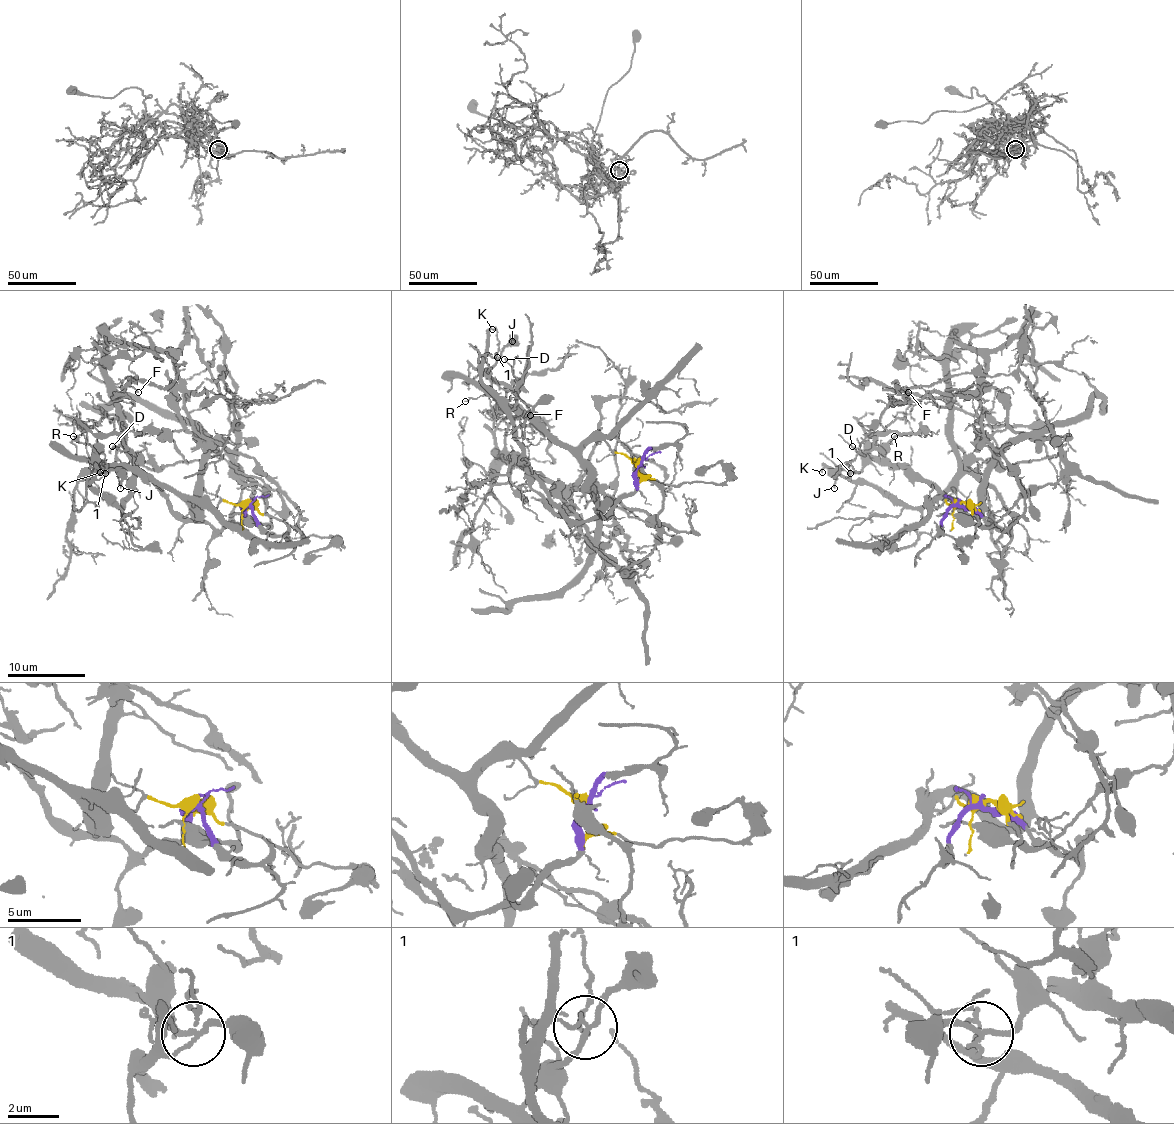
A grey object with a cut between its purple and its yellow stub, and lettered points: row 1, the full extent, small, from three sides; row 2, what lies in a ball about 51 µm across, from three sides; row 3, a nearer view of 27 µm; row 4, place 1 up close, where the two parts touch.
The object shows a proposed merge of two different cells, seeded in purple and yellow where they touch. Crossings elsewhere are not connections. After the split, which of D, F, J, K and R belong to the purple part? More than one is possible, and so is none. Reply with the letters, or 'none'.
F, K

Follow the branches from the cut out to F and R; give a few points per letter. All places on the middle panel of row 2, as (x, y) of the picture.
F: (641, 464), (631, 493), (600, 517), (572, 521), (506, 450), (506, 431), (510, 421), (520, 411), (529, 415)
R: (641, 464), (615, 452), (602, 438), (566, 446), (520, 417), (490, 392), (465, 401)

